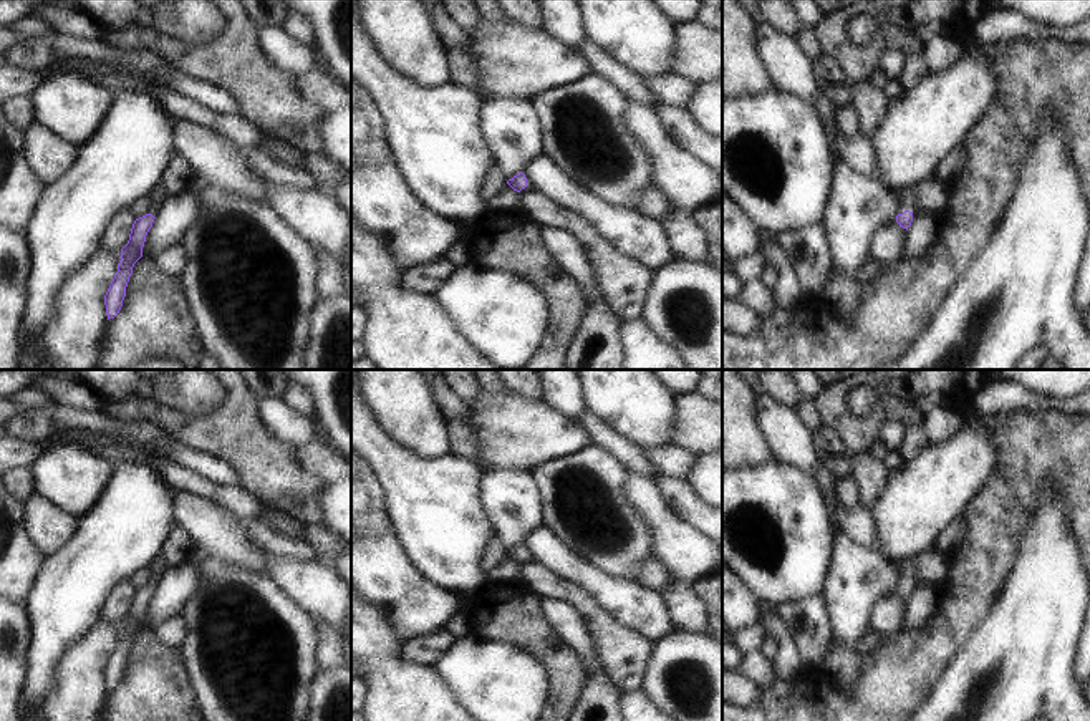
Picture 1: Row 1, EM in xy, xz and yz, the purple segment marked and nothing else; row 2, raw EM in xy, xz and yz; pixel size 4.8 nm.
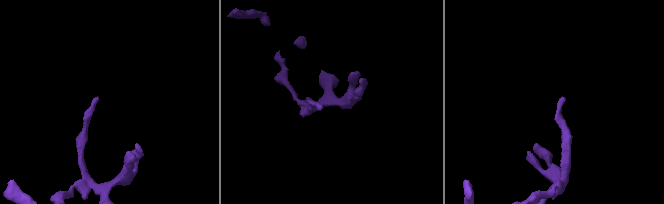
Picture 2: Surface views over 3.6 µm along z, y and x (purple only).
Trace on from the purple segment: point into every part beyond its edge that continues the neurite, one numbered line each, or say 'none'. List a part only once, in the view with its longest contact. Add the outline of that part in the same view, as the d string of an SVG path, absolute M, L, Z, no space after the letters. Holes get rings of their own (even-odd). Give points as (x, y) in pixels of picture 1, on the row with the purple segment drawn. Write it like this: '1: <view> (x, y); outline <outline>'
1: yz (908, 194); outline M913 184L913 186L908 186L904 189L896 191L896 194L899 196L901 204L903 204L903 207L899 209L898 214L903 214L908 207L914 206L918 186L919 184Z

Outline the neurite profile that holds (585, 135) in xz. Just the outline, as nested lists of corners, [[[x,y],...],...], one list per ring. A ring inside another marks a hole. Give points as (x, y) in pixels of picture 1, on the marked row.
[[[593,75],[558,91],[542,91],[533,109],[543,133],[543,154],[583,189],[608,204],[636,210],[638,194],[651,187],[653,167],[644,149],[628,131],[625,108],[628,99],[605,78]]]

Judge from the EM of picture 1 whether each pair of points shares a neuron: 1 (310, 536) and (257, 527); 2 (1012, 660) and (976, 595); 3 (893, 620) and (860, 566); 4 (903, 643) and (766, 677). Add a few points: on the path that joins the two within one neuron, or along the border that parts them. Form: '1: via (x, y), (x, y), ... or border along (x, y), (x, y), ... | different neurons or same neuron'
1: border along (303, 539), (313, 549), (315, 557) | different neurons
2: border along (1006, 580), (993, 612), (963, 645) | different neurons
3: border along (895, 587), (875, 604), (868, 632) | different neurons
4: border along (777, 678), (762, 688) | different neurons

